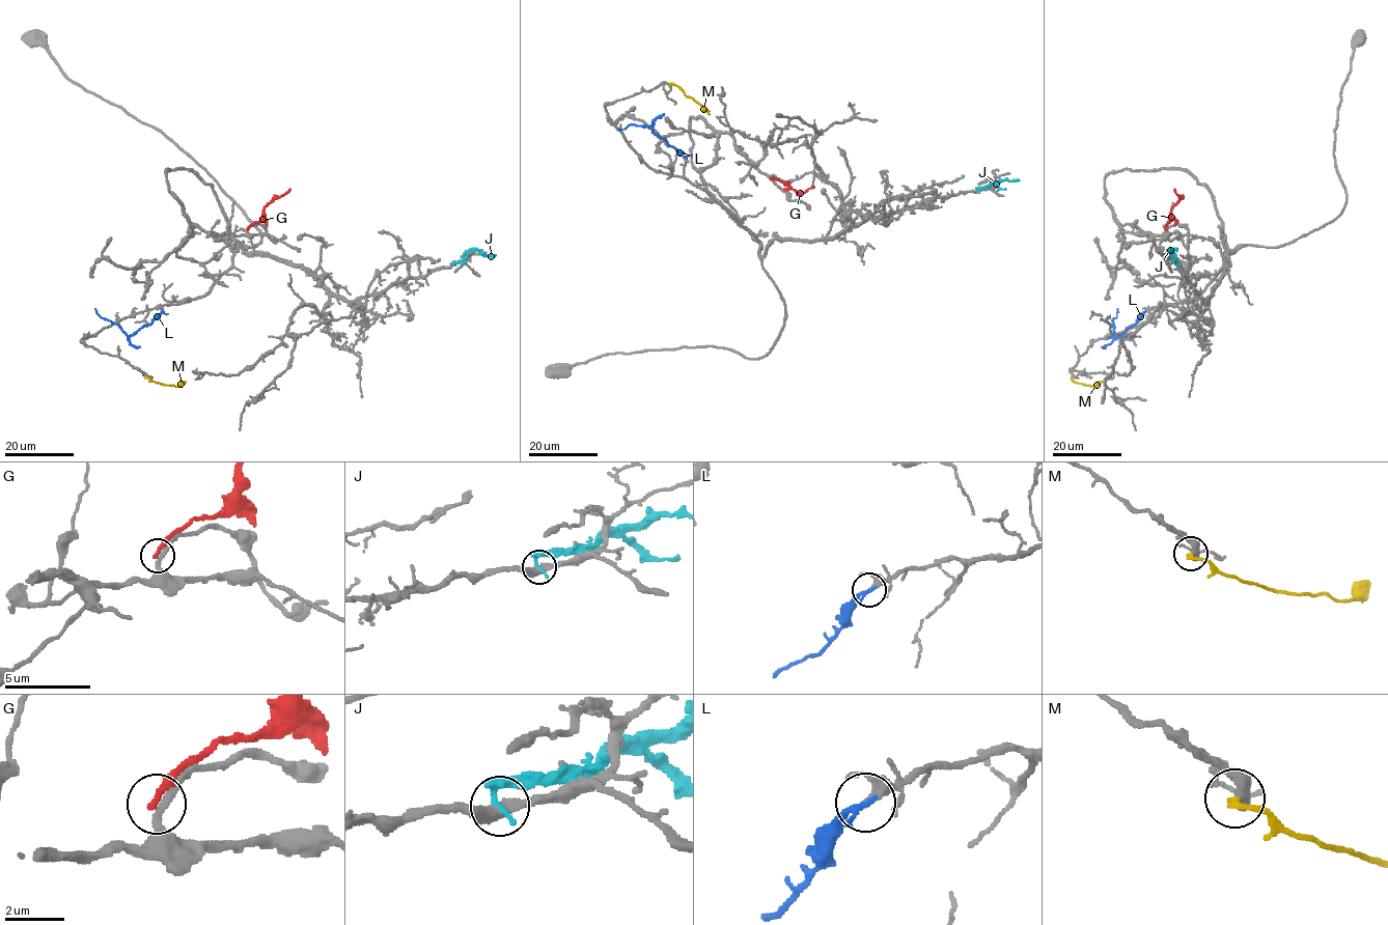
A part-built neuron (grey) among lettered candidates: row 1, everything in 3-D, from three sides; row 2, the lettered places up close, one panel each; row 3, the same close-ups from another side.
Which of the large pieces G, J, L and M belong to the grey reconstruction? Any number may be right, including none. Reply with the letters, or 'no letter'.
L

